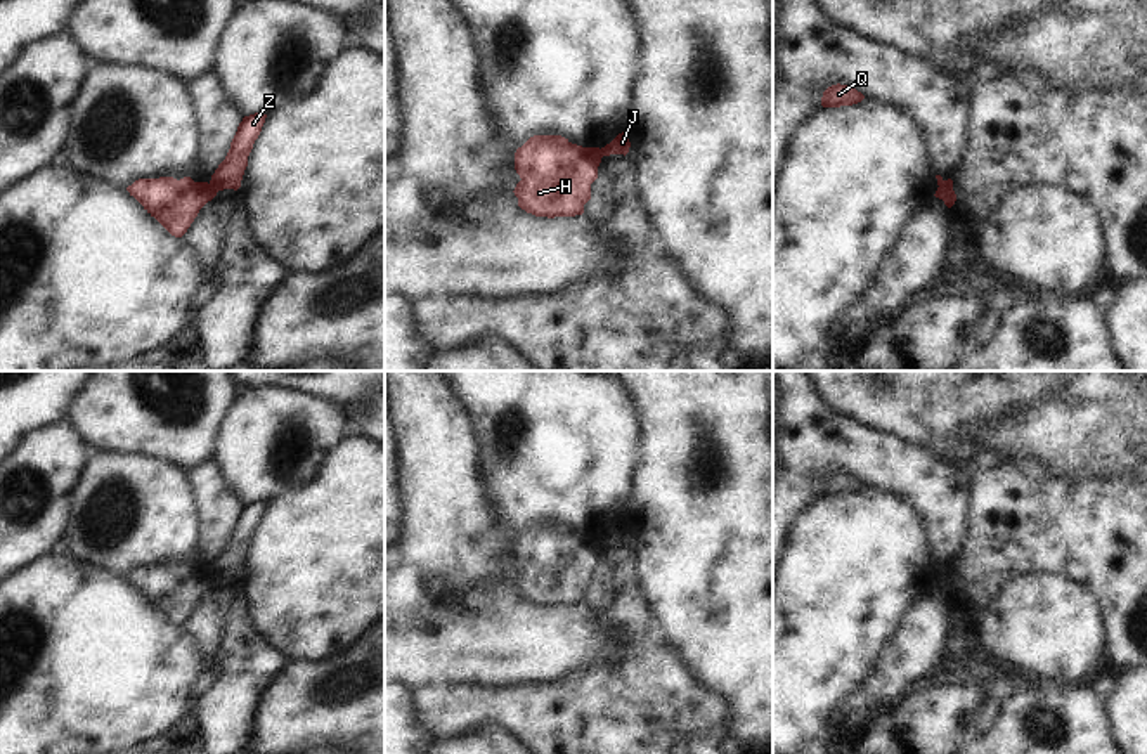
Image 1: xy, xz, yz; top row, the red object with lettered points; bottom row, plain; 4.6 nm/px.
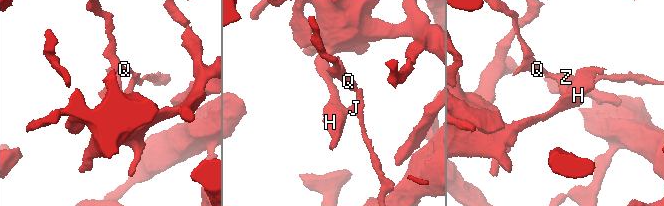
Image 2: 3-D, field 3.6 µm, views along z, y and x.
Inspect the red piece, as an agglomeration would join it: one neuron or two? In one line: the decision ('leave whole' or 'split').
split

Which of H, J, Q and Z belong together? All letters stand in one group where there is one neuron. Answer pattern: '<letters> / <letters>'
H / J Q Z

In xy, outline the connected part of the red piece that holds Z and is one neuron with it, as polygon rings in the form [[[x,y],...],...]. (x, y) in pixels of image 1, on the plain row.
[[[255,501],[243,506],[230,530],[230,537],[225,548],[218,553],[218,556],[211,563],[210,572],[217,579],[224,577],[237,579],[241,575],[241,569],[248,555],[248,544],[253,537],[255,529],[262,520],[265,506],[267,503],[263,501]]]

